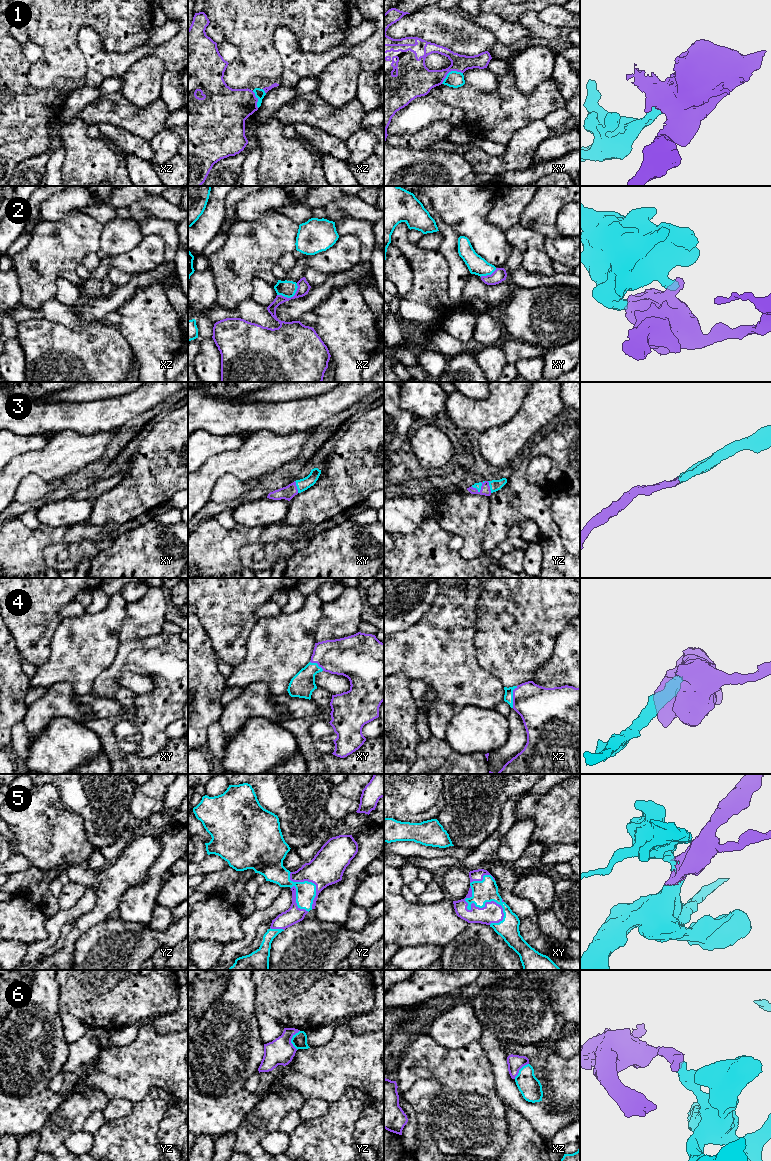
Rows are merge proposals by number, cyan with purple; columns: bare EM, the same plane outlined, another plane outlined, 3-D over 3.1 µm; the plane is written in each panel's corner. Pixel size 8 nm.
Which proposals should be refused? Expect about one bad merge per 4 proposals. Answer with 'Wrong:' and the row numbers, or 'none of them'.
Wrong: 1, 2, 6

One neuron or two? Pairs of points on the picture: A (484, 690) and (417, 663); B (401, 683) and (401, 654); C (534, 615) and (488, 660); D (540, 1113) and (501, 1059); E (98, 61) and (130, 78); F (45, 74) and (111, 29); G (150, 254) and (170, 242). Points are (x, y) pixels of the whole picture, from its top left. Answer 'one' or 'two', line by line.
A: one
B: two
C: one
D: one
E: two
F: one
G: two

